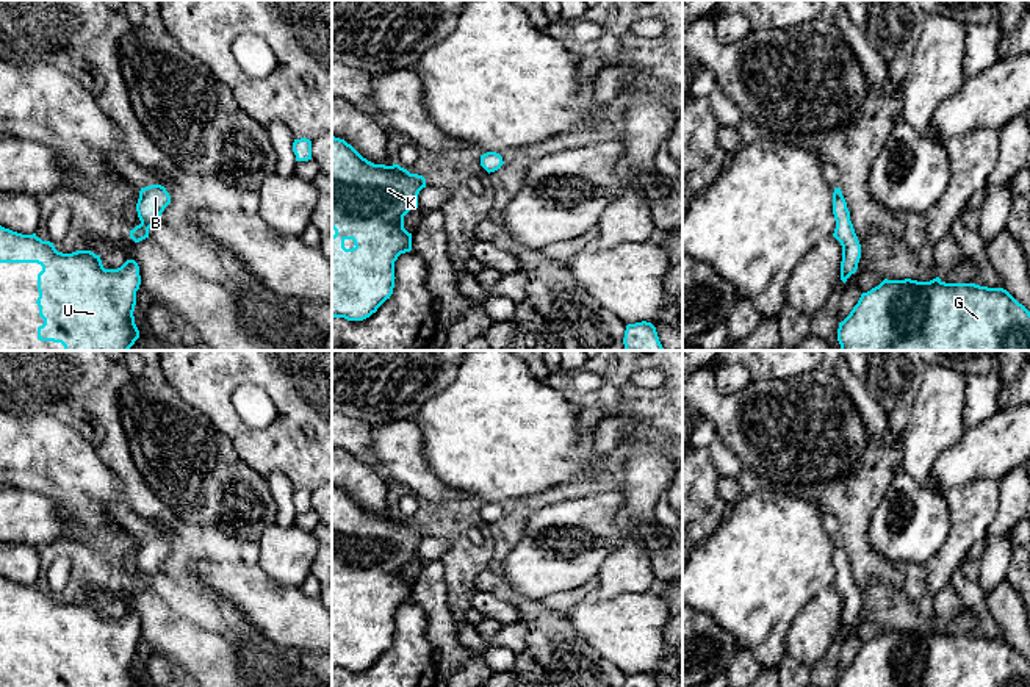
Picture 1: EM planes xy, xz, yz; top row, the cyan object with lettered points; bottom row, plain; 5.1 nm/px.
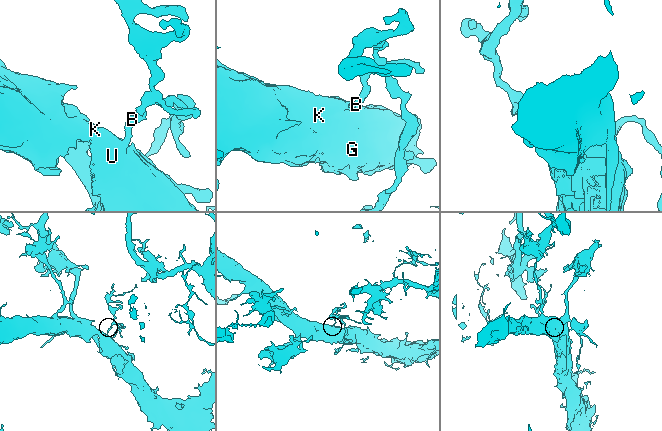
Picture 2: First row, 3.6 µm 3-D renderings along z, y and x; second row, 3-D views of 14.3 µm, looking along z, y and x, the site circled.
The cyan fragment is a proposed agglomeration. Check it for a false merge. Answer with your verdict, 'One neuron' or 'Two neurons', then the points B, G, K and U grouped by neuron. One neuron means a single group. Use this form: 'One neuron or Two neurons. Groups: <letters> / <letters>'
Two neurons. Groups: B / G K U

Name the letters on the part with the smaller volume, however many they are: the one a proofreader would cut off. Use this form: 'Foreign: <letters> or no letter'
Foreign: B

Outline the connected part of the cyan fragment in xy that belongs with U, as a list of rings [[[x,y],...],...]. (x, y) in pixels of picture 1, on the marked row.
[[[0,225],[0,263],[42,266],[36,304],[44,324],[38,327],[38,340],[61,343],[64,351],[128,351],[139,338],[133,311],[141,275],[135,260],[127,260],[117,269],[105,269],[100,255],[91,250],[63,254],[36,233],[22,235]]]

